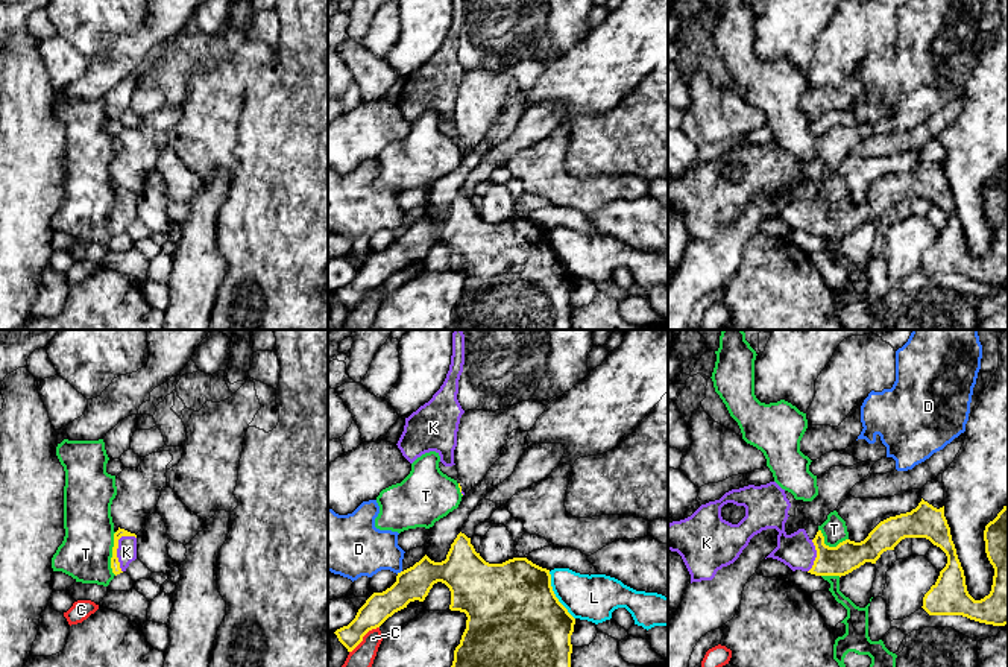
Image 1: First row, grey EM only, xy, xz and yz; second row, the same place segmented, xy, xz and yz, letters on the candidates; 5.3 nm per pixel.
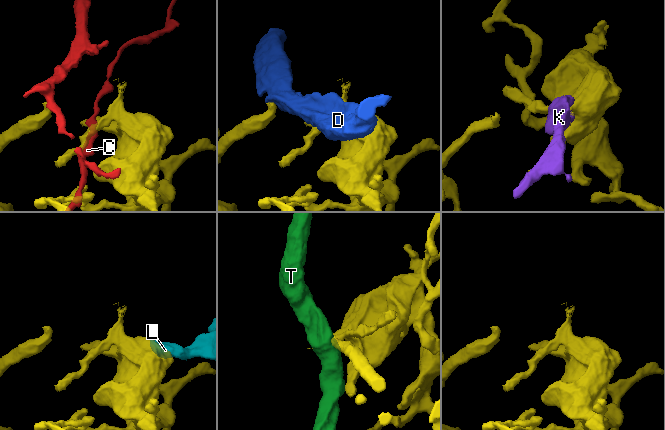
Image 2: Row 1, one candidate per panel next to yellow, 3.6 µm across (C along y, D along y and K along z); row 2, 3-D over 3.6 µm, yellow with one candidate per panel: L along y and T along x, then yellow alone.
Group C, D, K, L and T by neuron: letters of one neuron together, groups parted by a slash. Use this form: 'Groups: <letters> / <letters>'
Groups: C / D / K / L / T

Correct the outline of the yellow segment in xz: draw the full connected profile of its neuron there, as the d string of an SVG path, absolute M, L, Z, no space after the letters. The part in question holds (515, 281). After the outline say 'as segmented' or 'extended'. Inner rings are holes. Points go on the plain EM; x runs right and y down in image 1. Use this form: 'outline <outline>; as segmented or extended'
outline M461 191L451 204L445 220L434 222L425 214L413 226L398 232L390 248L373 252L355 278L334 293L348 311L352 311L369 290L380 287L395 272L407 267L410 261L424 261L437 242L451 251L449 269L468 277L451 330L571 330L575 278L556 257L550 229L527 217L489 223Z; as segmented

